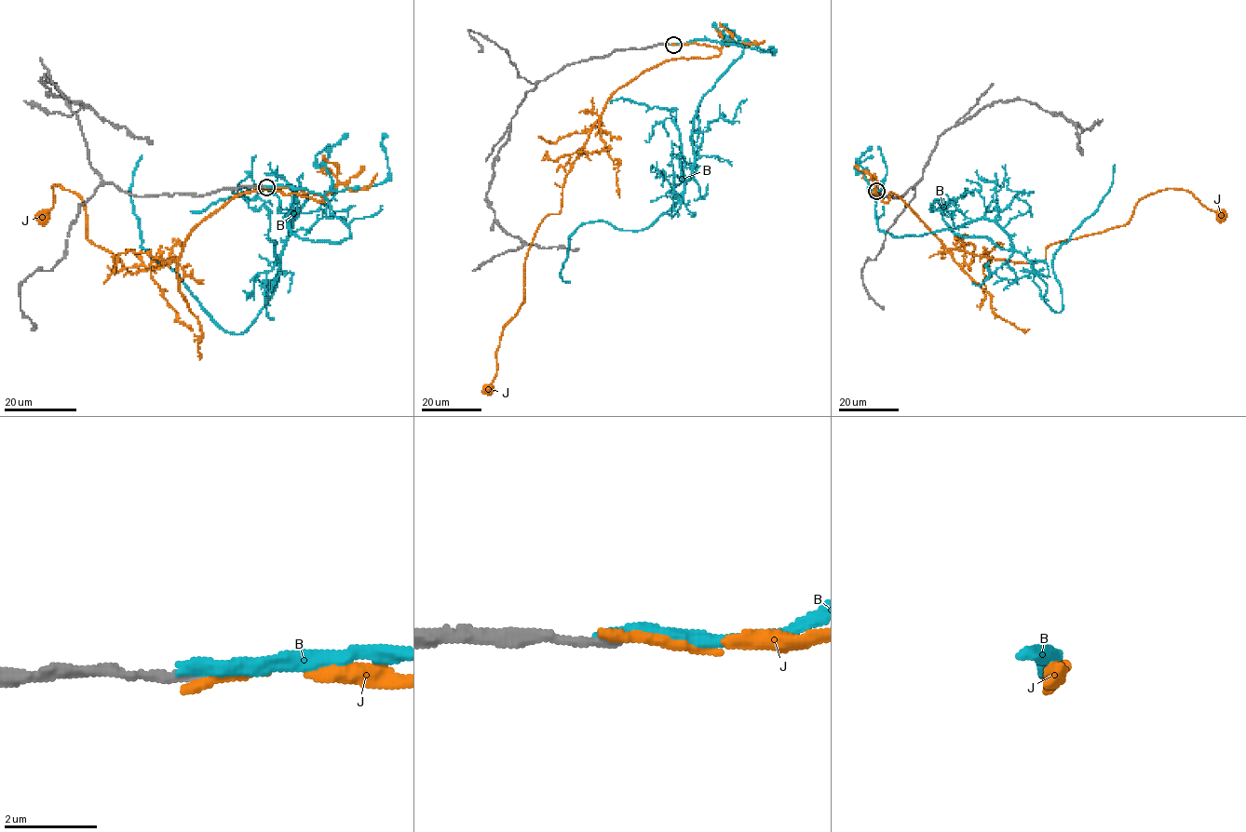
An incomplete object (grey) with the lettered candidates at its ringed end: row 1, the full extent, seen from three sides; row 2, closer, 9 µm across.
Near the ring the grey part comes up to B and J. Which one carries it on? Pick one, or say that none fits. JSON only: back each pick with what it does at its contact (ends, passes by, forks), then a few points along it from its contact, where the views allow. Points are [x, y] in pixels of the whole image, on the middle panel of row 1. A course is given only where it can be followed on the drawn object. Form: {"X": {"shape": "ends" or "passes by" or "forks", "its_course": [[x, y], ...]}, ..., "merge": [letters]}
{"merge": []}

